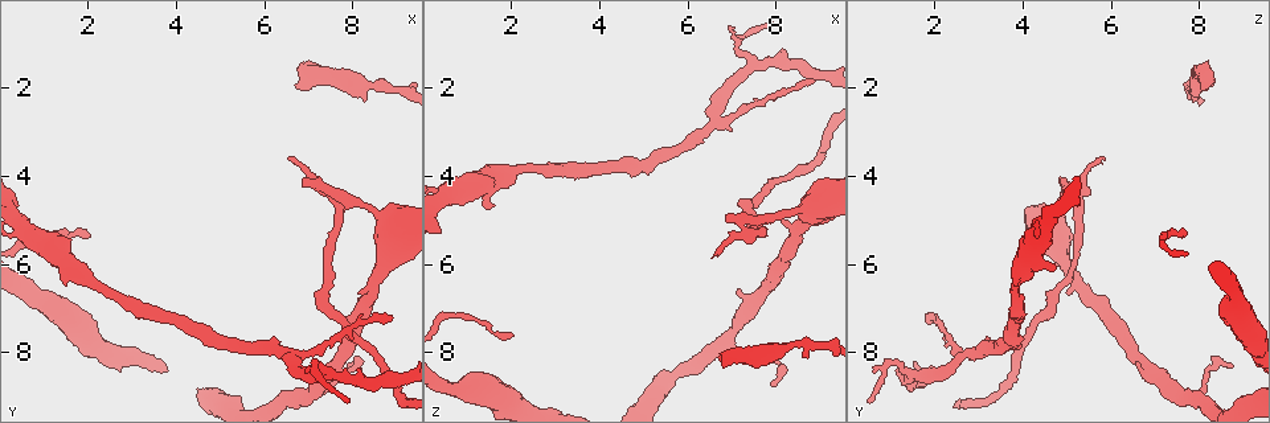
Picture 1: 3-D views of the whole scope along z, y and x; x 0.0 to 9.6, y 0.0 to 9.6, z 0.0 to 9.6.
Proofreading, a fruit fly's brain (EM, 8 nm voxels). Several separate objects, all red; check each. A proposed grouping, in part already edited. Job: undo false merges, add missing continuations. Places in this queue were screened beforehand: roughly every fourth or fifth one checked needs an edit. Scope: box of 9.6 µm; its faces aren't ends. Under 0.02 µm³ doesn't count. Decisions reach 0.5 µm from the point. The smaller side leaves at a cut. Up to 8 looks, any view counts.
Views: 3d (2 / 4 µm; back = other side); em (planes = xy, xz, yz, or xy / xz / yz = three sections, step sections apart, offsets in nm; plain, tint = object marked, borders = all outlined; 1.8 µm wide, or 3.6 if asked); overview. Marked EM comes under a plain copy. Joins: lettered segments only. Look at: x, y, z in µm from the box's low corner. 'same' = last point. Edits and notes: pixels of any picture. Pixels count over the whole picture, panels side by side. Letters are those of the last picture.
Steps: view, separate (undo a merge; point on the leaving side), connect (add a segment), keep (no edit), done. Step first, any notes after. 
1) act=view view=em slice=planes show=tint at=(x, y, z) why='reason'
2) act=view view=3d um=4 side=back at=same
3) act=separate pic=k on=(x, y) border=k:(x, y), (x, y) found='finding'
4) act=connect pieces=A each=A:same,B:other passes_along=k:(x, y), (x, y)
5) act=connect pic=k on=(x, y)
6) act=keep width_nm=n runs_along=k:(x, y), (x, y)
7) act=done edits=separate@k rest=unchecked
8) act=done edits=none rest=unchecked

act=view view=em slice=yz step=16 show=tint at=(6.70, 2.00, 8.10) why='stops while still wide'

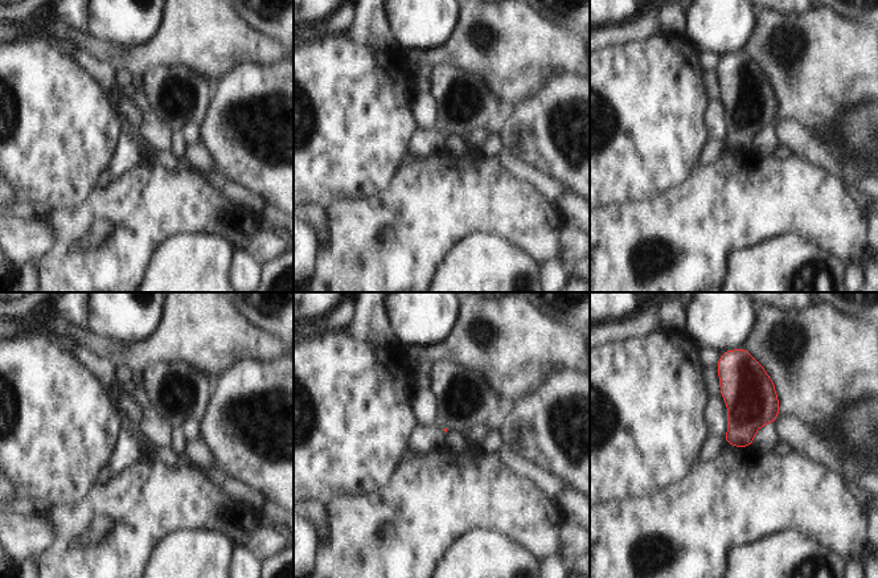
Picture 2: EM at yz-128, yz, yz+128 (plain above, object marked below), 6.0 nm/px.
act=view view=em slice=planes show=borders at=same

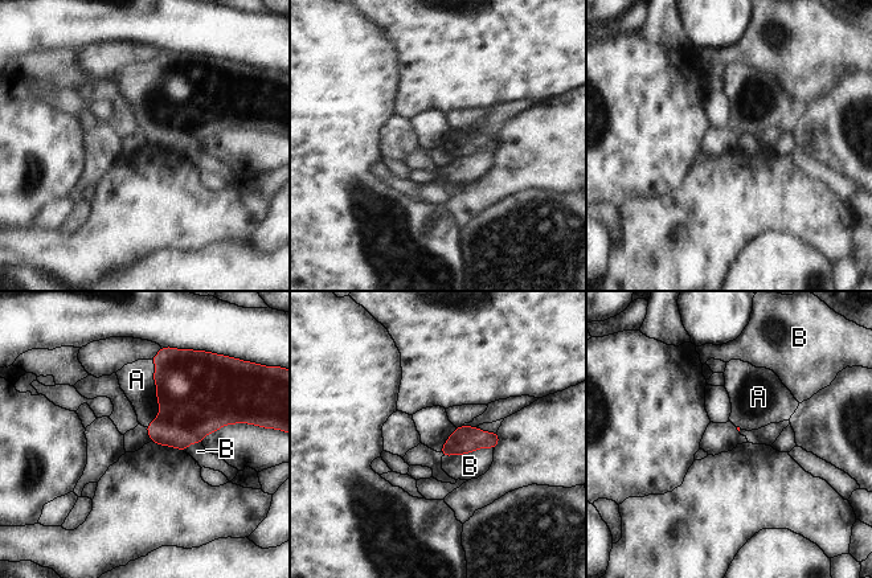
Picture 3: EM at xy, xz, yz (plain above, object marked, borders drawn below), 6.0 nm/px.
act=connect pieces=A each=A:same,B:other found='the neuron continues'

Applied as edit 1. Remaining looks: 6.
act=view view=3d um=4 at=(8.80, 7.25, 1.90) why='tapers out'

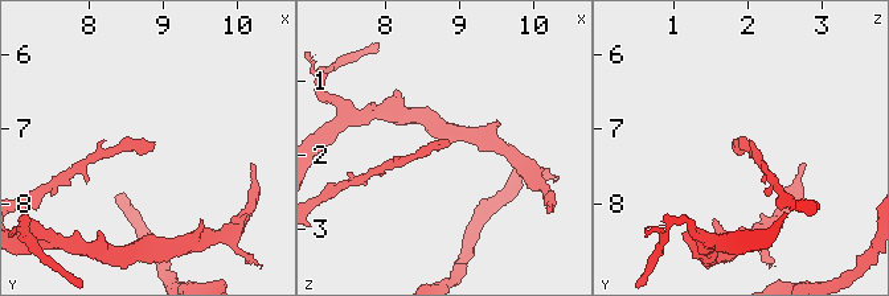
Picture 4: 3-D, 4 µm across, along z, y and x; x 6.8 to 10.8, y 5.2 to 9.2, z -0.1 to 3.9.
act=view view=em slice=planes show=borders at=(8.80, 7.25, 1.85)

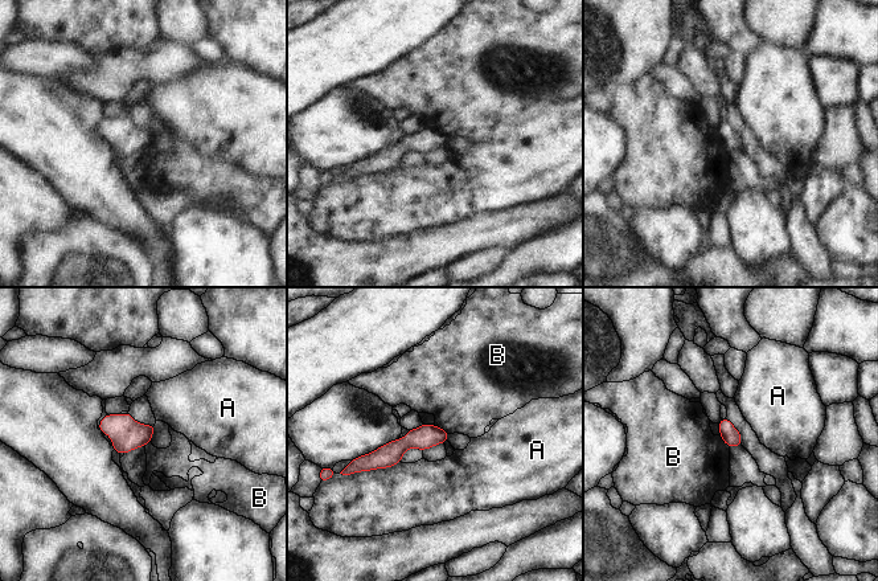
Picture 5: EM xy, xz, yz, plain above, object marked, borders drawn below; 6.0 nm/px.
act=keep width_nm=110 longest_contact=A:300nm each=A:other,B:other found='none of them fits'

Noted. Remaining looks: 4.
act=view view=em slice=planes show=tint at=(6.80, 4.25, 5.00) why='free end'

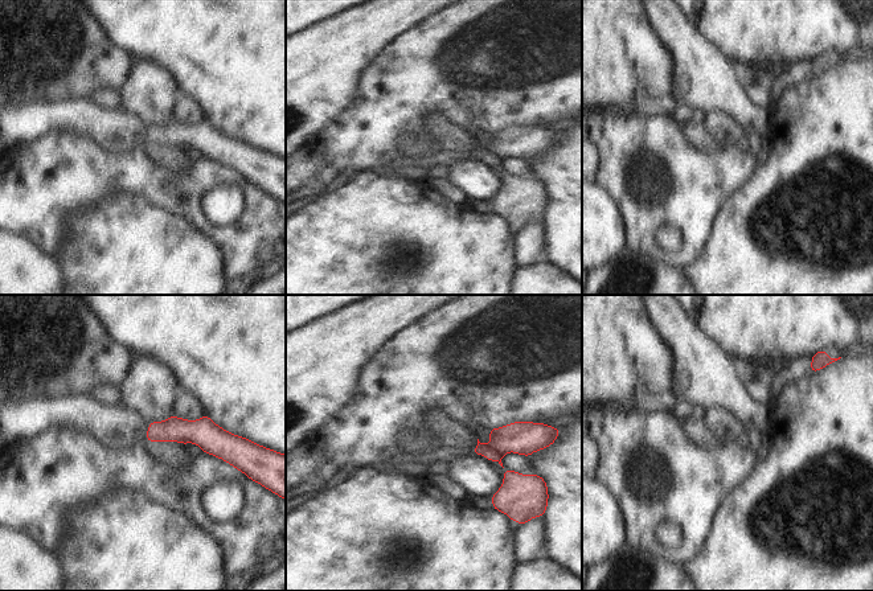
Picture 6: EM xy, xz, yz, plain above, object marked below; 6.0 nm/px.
act=view view=em slice=planes show=borders at=same

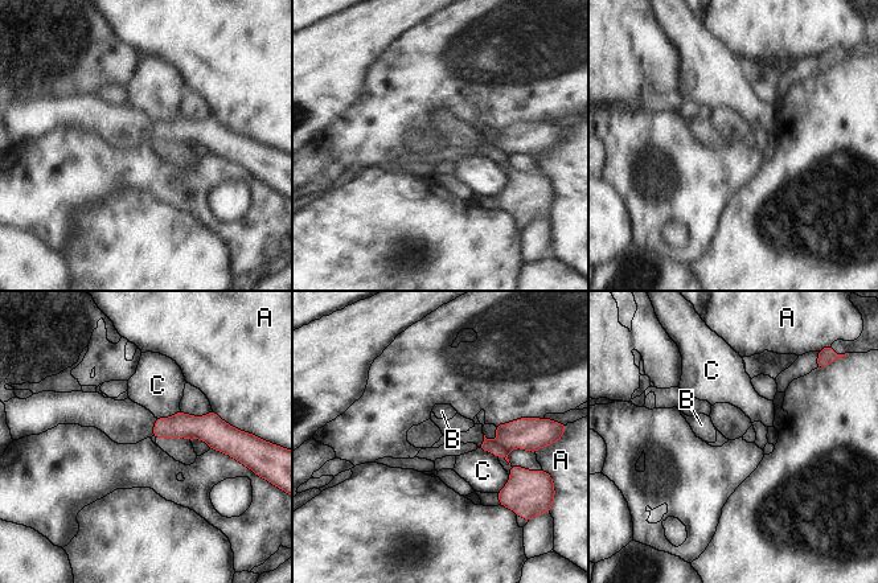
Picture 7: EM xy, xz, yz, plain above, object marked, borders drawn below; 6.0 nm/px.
act=separate pic=7 on=(521, 481) longest_contact=A:200nm each=A:other,B:other,C:other border=7:(496, 440), (508, 451) found='two neurons meet here'

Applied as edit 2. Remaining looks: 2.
act=done edits=connect@3,separate@7 rest=unchecked

